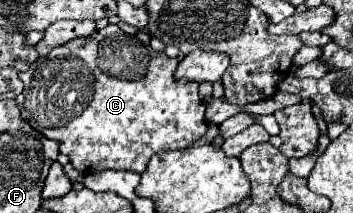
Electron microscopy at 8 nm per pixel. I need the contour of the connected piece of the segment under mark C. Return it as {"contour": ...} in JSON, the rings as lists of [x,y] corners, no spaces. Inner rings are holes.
{"contour":[[[106,25],[104,29],[98,29],[94,35],[86,37],[86,39],[74,39],[58,49],[52,49],[48,55],[40,57],[38,63],[32,63],[28,71],[24,71],[20,75],[22,83],[24,83],[24,93],[16,97],[18,109],[22,111],[22,119],[28,121],[38,133],[42,133],[48,139],[56,139],[62,143],[62,153],[70,157],[70,163],[86,173],[94,173],[94,171],[104,171],[104,169],[128,169],[128,171],[136,171],[142,173],[148,165],[148,161],[160,153],[160,151],[170,151],[170,149],[184,149],[190,143],[198,141],[200,137],[206,135],[208,131],[208,123],[204,119],[204,109],[206,105],[202,103],[202,99],[198,97],[198,83],[190,81],[190,79],[174,79],[174,71],[176,71],[178,59],[168,57],[166,53],[158,53],[148,45],[142,45],[136,37],[126,35],[124,31],[120,31],[118,25]]]}

